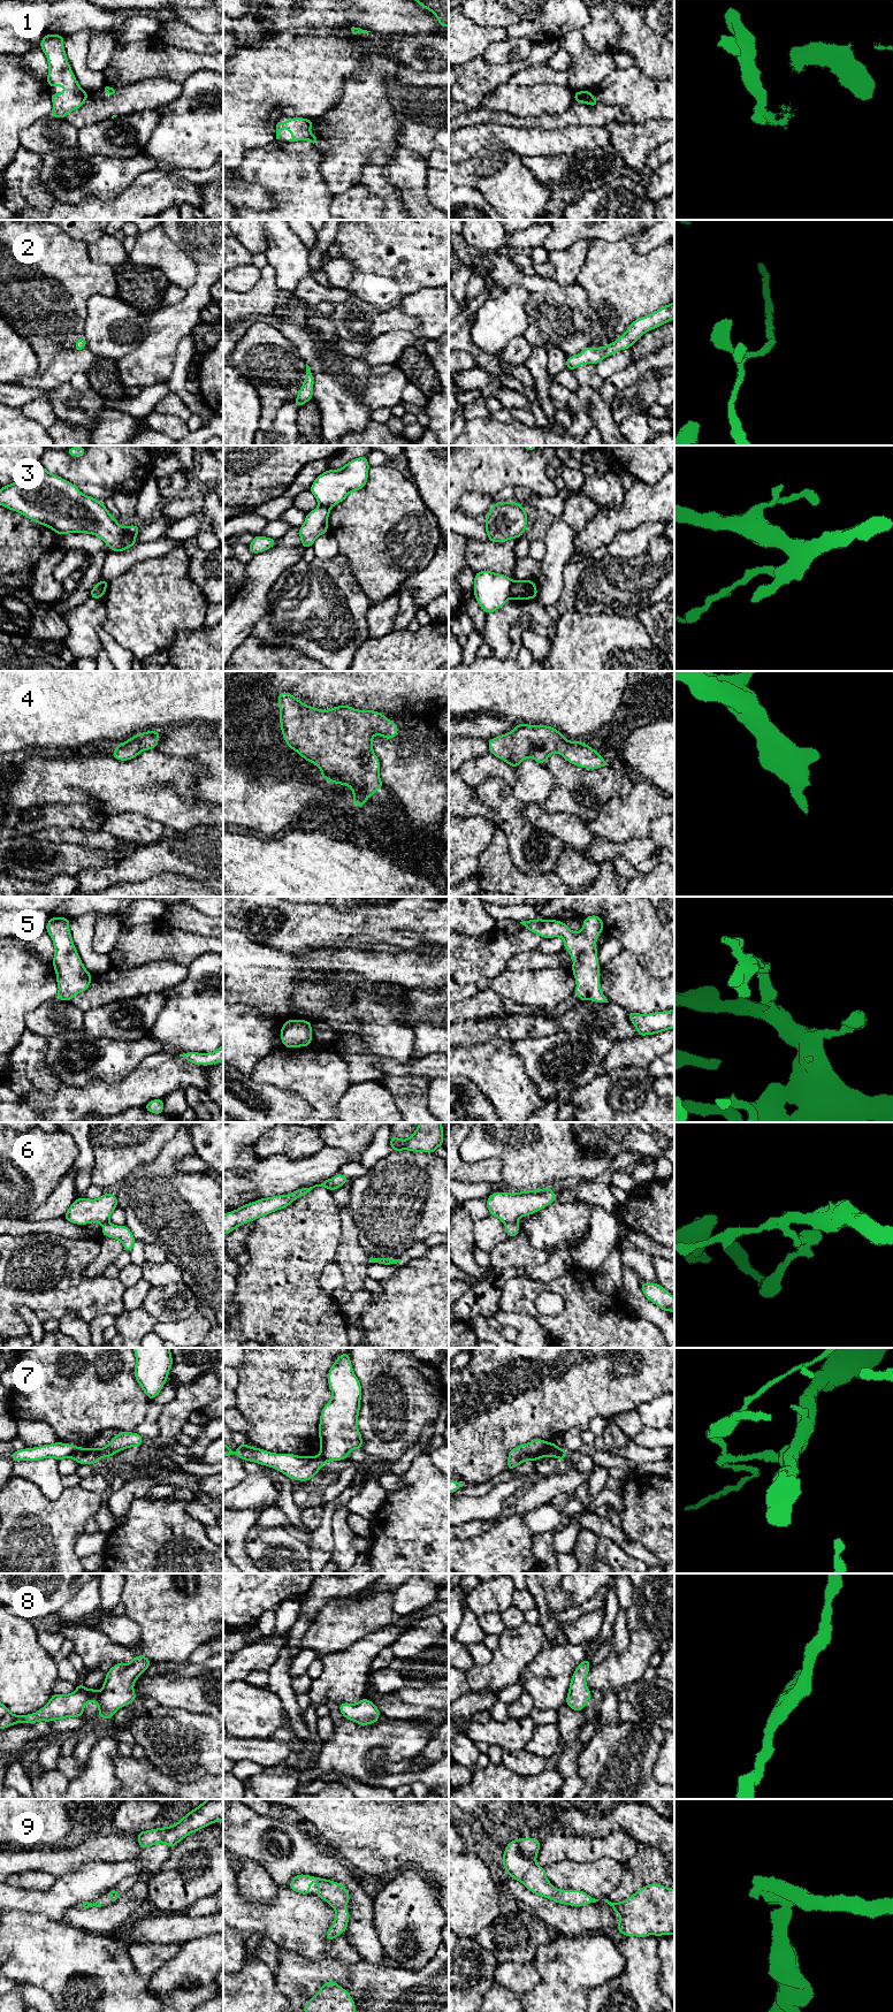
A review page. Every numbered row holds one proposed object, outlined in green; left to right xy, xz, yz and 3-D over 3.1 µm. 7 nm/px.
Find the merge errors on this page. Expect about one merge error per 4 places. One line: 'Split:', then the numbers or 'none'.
Split: 1, 3, 6, 7

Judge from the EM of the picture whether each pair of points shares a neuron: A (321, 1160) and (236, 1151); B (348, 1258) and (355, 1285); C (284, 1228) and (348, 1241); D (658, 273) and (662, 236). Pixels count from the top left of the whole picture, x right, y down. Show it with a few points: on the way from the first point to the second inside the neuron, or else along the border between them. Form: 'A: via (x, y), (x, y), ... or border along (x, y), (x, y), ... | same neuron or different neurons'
A: border along (262, 1160), (254, 1167), (236, 1173) | different neurons
B: via (353, 1265), (353, 1278) | same neuron
C: border along (340, 1212), (340, 1242), (334, 1260) | different neurons
D: border along (662, 244), (646, 253), (634, 251) | different neurons

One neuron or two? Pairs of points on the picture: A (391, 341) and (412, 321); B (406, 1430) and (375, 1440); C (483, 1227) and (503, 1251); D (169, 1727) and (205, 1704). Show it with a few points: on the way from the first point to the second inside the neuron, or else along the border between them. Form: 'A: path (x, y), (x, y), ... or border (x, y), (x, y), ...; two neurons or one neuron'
A: border (417, 333), (389, 330), (378, 337); two neurons
B: path (398, 1430), (390, 1430), (383, 1437); one neuron
C: border (510, 1237), (501, 1241), (488, 1254); two neurons
D: border (166, 1706), (211, 1716); two neurons

